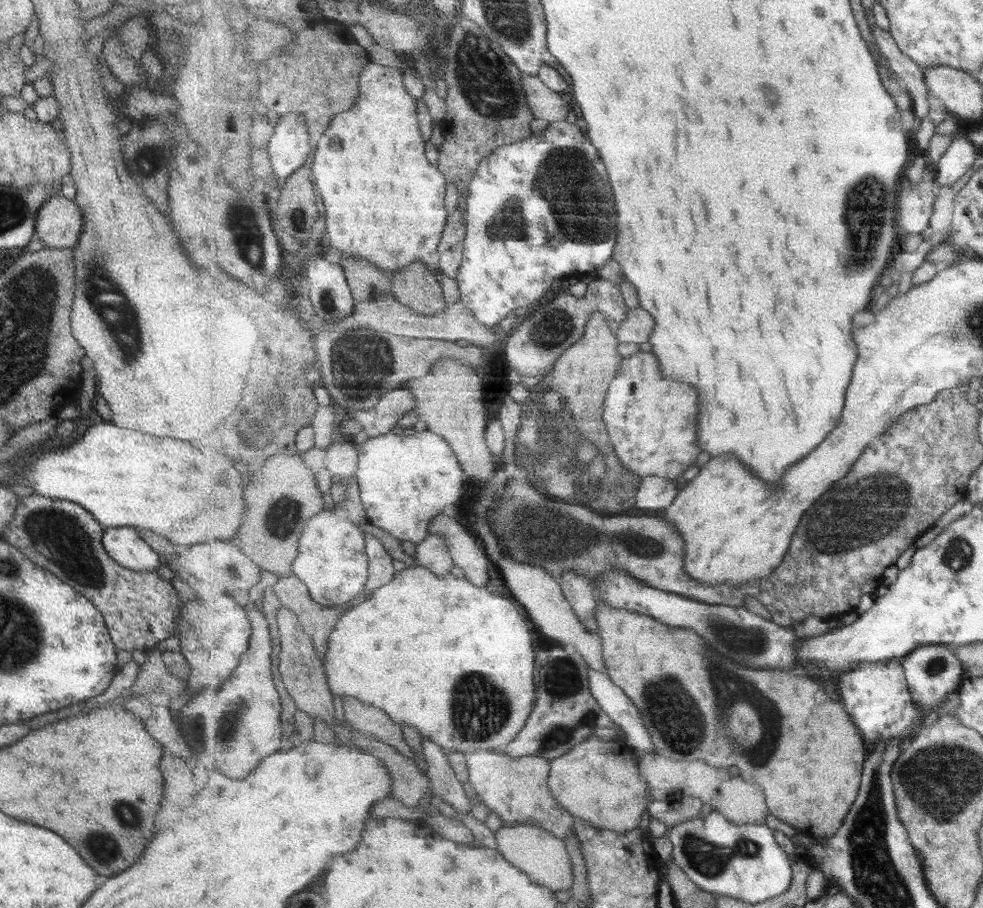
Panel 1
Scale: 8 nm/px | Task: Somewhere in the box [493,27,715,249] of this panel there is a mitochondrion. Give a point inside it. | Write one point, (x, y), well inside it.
(562, 177)

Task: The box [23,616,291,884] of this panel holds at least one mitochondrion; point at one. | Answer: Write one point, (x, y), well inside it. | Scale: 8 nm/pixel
(104, 848)

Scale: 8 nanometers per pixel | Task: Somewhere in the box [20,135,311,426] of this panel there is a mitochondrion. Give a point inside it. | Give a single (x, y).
(106, 296)

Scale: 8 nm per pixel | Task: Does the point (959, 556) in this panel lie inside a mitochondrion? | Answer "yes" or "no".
yes

